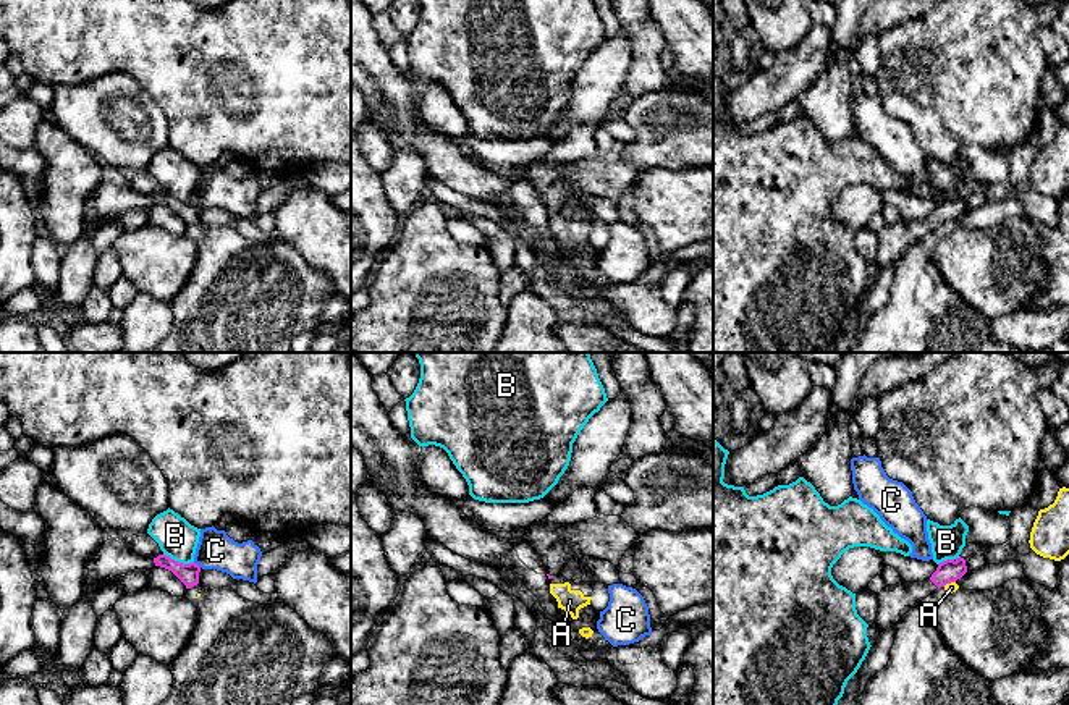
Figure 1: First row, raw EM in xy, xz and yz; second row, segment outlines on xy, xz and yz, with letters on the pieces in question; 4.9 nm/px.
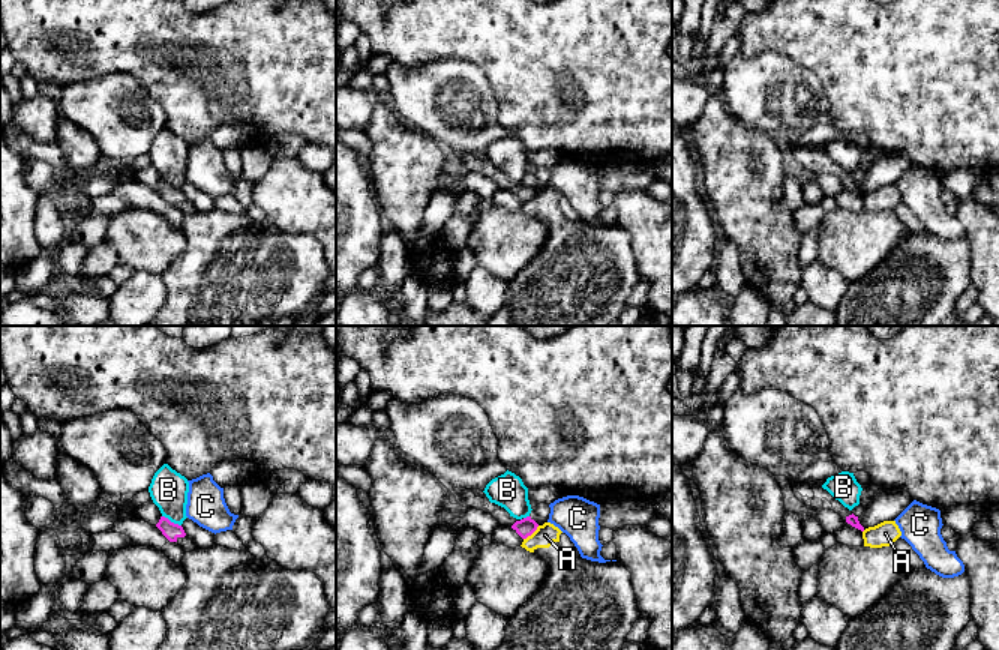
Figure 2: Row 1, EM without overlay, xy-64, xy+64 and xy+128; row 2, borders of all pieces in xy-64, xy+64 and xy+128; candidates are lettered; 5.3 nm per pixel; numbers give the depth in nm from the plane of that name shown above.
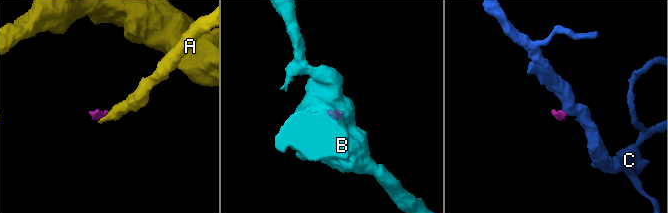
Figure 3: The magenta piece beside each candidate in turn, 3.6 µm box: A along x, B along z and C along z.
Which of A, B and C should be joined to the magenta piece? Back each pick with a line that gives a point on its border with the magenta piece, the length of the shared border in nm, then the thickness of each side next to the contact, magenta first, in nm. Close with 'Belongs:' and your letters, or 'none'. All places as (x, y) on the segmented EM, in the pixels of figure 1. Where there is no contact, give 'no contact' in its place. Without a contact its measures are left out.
Belongs: none

